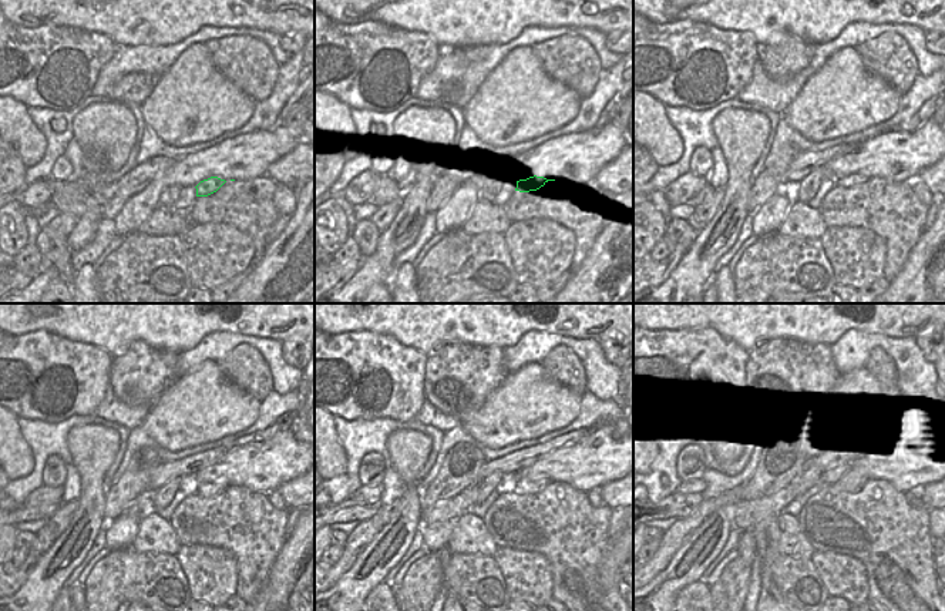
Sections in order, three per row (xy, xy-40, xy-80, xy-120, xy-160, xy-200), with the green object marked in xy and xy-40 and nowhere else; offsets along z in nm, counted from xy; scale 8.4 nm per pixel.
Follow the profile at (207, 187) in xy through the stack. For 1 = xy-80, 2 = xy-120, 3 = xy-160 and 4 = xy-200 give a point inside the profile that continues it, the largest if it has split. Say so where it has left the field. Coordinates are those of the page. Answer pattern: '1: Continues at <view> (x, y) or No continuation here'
1: Continues at xy-80 (853, 180)
2: Continues at xy-120 (207, 490)
3: Continues at xy-160 (523, 484)
4: Continues at xy-200 (853, 482).

